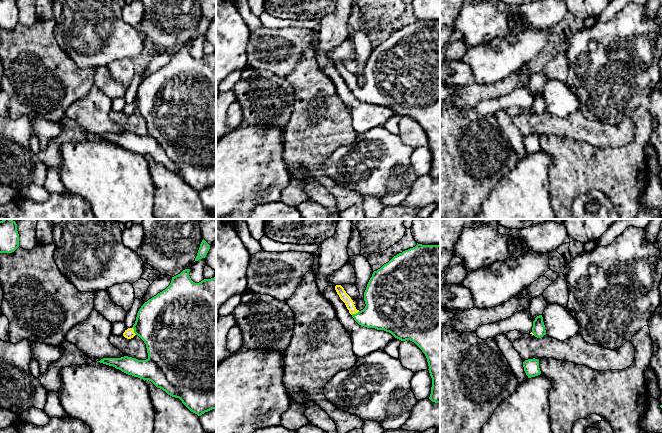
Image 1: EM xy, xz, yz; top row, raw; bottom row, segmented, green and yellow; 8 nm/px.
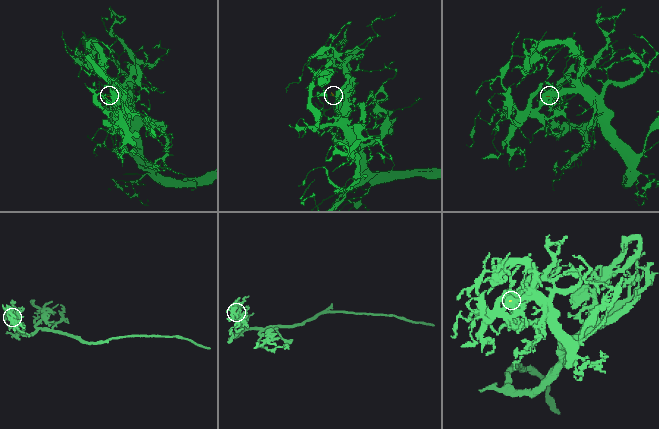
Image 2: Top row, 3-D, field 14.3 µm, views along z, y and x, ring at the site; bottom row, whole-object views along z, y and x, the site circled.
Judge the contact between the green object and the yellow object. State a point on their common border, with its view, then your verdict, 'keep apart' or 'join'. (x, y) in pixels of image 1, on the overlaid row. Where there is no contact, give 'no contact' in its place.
xz (356, 313) | join

